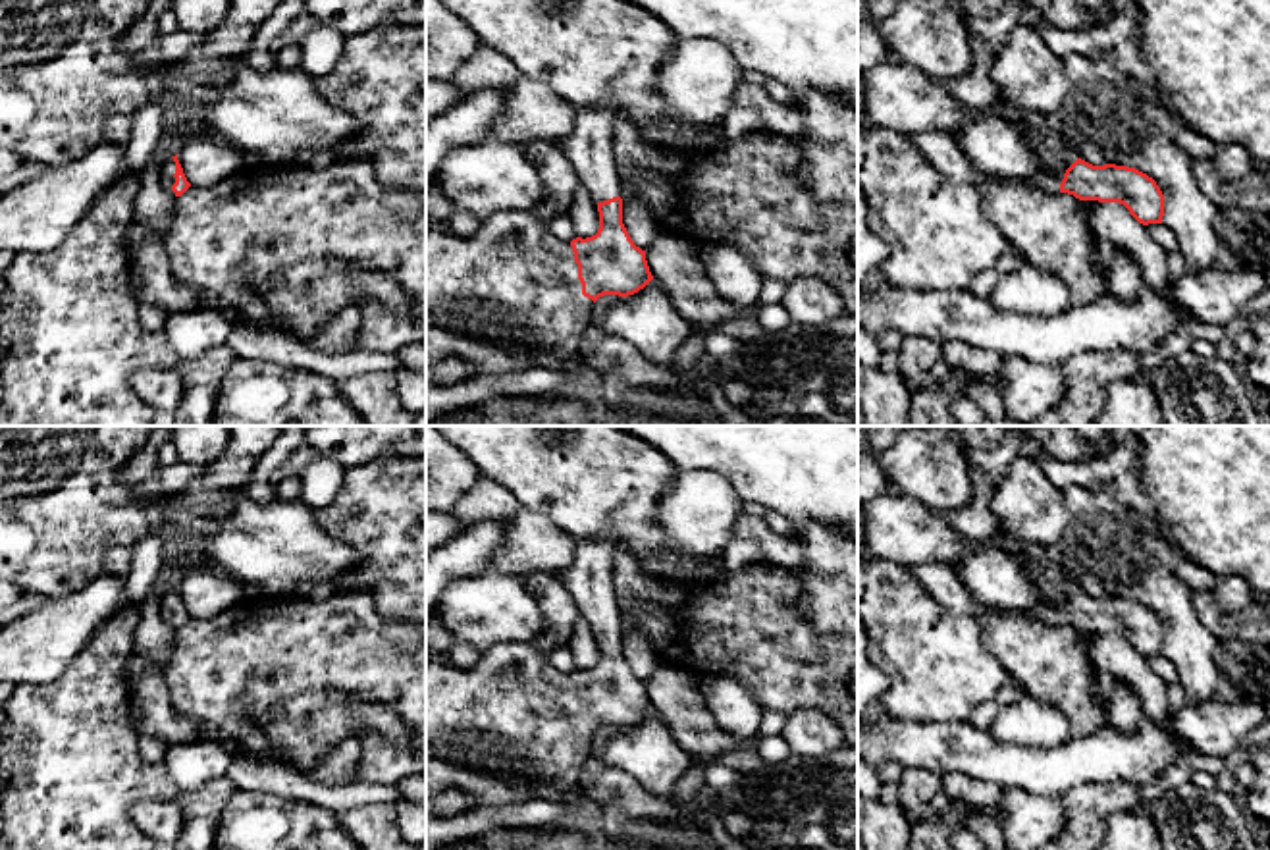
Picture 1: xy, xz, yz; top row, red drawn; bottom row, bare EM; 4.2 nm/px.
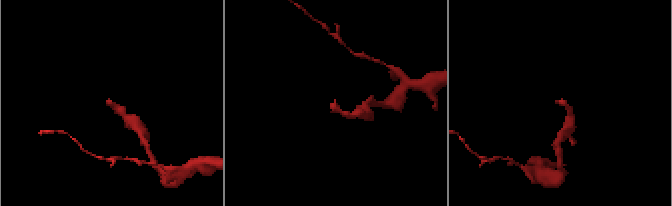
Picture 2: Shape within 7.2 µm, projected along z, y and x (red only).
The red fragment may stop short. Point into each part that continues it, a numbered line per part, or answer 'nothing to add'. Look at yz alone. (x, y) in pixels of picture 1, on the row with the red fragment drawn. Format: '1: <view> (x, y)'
1: yz (1041, 182)

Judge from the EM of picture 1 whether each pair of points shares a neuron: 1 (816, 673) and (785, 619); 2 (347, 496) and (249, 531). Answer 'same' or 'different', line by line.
1: same
2: different

